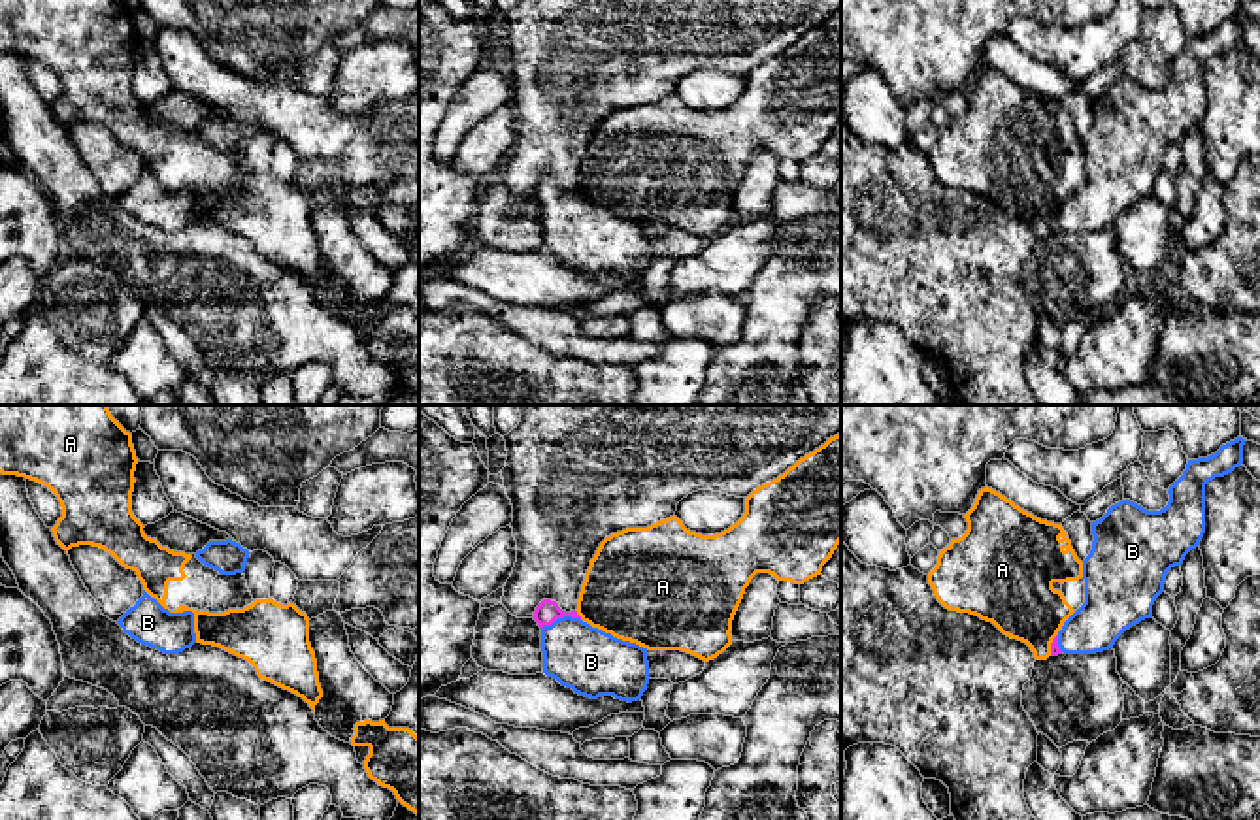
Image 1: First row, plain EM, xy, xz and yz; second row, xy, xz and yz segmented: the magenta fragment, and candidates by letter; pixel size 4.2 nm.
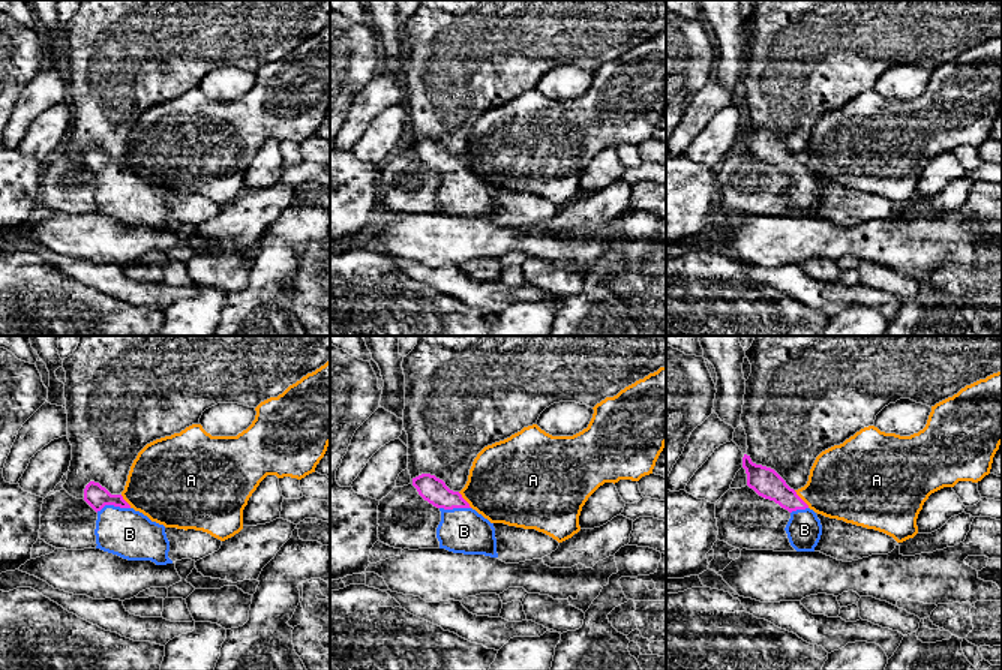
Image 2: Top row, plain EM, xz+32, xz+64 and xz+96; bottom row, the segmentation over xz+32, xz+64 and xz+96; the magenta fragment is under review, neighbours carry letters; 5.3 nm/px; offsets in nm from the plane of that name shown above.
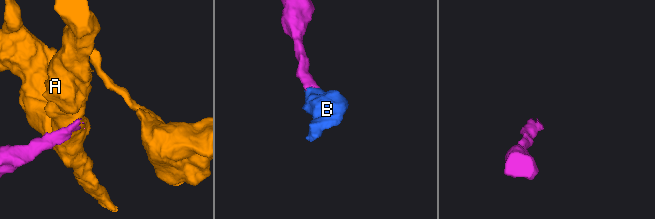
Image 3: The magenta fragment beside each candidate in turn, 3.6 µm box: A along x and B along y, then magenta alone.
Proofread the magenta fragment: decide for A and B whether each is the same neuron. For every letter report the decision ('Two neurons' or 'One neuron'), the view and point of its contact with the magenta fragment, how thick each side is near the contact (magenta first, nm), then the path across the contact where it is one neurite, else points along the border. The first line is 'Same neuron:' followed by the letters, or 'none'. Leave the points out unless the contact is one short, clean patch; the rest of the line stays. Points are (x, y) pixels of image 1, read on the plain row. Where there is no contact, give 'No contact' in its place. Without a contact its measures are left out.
Same neuron: B
A: Two neurons. Touches magenta at xz (578, 193). Thickness 100 nm (magenta) against 400 nm. Boundary: xz (576, 187), (581, 196)
B: One neuron. Touches magenta at xz (561, 195). Thickness 100 nm (magenta) against 280 nm. Path across: xz (547, 189), (561, 195), (561, 210), (591, 240)

